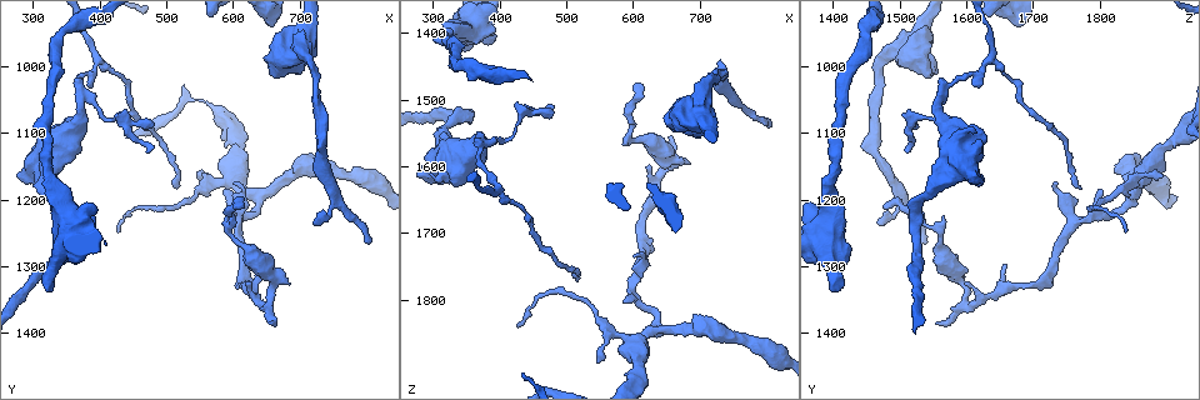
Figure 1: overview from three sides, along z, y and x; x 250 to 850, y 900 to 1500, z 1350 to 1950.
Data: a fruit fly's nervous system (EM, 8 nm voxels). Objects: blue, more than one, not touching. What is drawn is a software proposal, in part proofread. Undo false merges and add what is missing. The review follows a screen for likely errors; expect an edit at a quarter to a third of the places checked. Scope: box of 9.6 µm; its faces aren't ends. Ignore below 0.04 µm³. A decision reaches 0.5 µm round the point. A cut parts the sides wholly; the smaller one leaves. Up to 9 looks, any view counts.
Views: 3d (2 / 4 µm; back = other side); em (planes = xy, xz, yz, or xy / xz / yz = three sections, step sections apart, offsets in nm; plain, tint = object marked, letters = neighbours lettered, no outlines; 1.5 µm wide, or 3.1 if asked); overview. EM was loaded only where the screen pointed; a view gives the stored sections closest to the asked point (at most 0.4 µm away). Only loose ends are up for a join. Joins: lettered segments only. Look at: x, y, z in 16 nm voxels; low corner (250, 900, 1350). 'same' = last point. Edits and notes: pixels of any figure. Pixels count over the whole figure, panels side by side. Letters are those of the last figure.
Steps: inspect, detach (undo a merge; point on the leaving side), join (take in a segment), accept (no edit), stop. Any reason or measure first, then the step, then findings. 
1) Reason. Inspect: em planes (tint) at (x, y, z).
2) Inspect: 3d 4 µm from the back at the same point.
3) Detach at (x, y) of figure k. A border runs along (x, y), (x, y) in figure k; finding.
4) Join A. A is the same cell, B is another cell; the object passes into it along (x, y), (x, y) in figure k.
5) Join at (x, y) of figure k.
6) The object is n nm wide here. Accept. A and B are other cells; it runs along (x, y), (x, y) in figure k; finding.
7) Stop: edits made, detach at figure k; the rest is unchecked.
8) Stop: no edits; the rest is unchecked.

Inspect: em planes (letters) at (330, 1335, 1405).

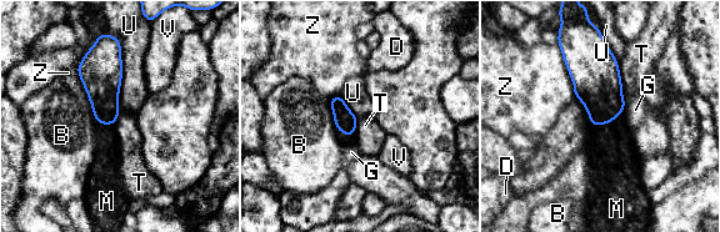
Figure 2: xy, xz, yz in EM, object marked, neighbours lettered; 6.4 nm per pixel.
The longest contact is with U, 500 nm. Join M. M is the same cell, B, D, G, T, U, V and Z are other cells; the cell continues.

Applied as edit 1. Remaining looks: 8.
See it whole again. Inspect: overview.

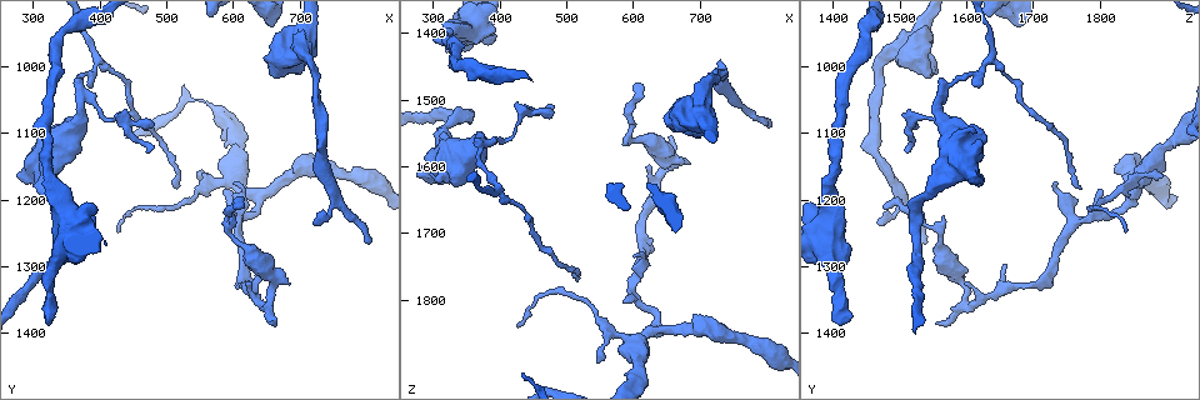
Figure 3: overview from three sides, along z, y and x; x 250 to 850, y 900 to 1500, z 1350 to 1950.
Free end. Inspect: em yz step 8 (tint) at (605, 1215, 1475).

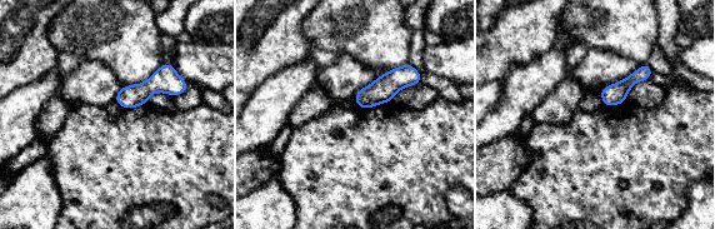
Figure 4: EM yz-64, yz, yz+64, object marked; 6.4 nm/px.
Cut it another way. Inspect: em planes (letters) at the same point.

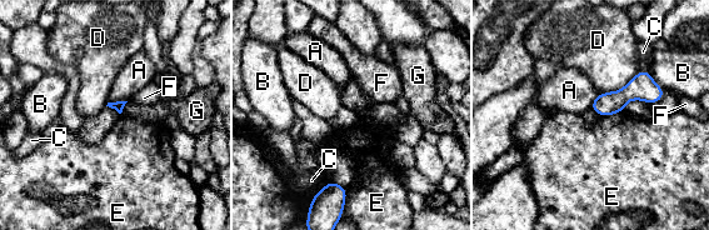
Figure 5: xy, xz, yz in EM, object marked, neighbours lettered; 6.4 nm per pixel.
The longest contact is with D, 300 nm. Accept. A, B, C, D, E, F and G are other cells; none of them fits.

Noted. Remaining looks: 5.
Branch point. Inspect: em planes (letters) at (375, 1040, 1560).

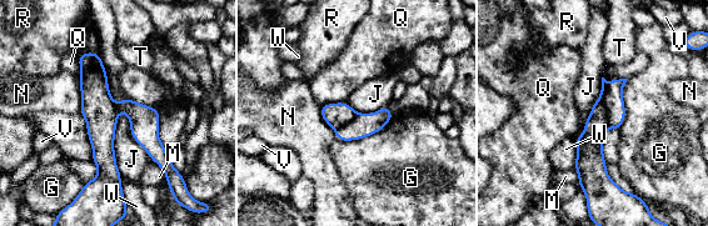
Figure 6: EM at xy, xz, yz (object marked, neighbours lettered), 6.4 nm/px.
Detach at (613, 101) of figure 6. G, J, M, N, Q, R, T, V and W are other cells; a border runs along (608, 83), (603, 93), (607, 127) in figure 6; a second cell is stuck on.

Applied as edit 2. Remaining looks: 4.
Inspect: overview.

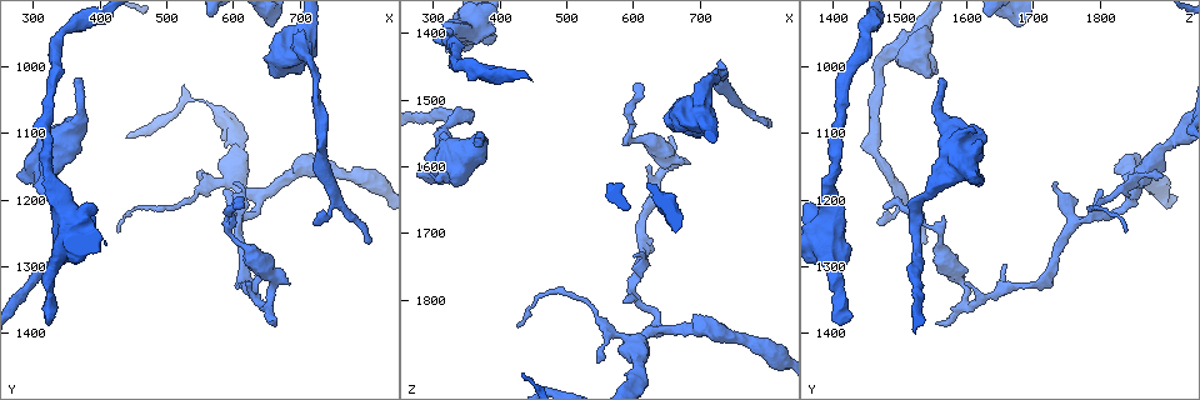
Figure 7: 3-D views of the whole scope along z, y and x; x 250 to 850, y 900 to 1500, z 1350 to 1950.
Branch stops here. Inspect: 3d 2 µm at (800, 1265, 1535).

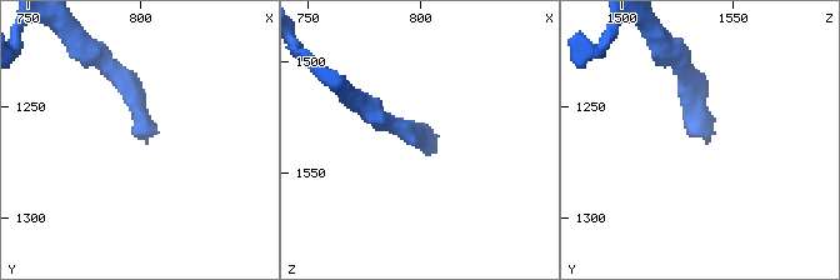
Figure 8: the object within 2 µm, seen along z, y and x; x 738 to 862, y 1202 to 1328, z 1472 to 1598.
Now the EM. Inspect: em planes (letters) at (804, 1263, 1538).

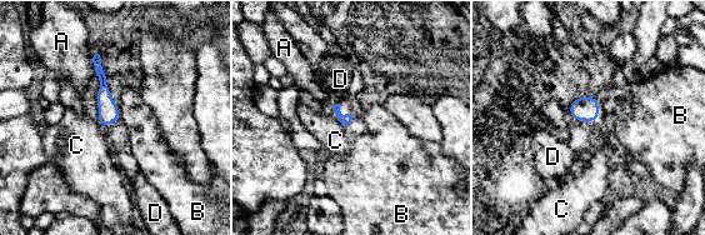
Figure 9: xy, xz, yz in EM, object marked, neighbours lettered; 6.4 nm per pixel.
Accept. A, B, C and D are other cells; a border runs along (118, 108), (121, 118) in figure 9; no lettered segment goes on from it.

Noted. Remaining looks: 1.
Stop: edits made, join at figure 2, detach at figure 6; the rest is unchecked.

